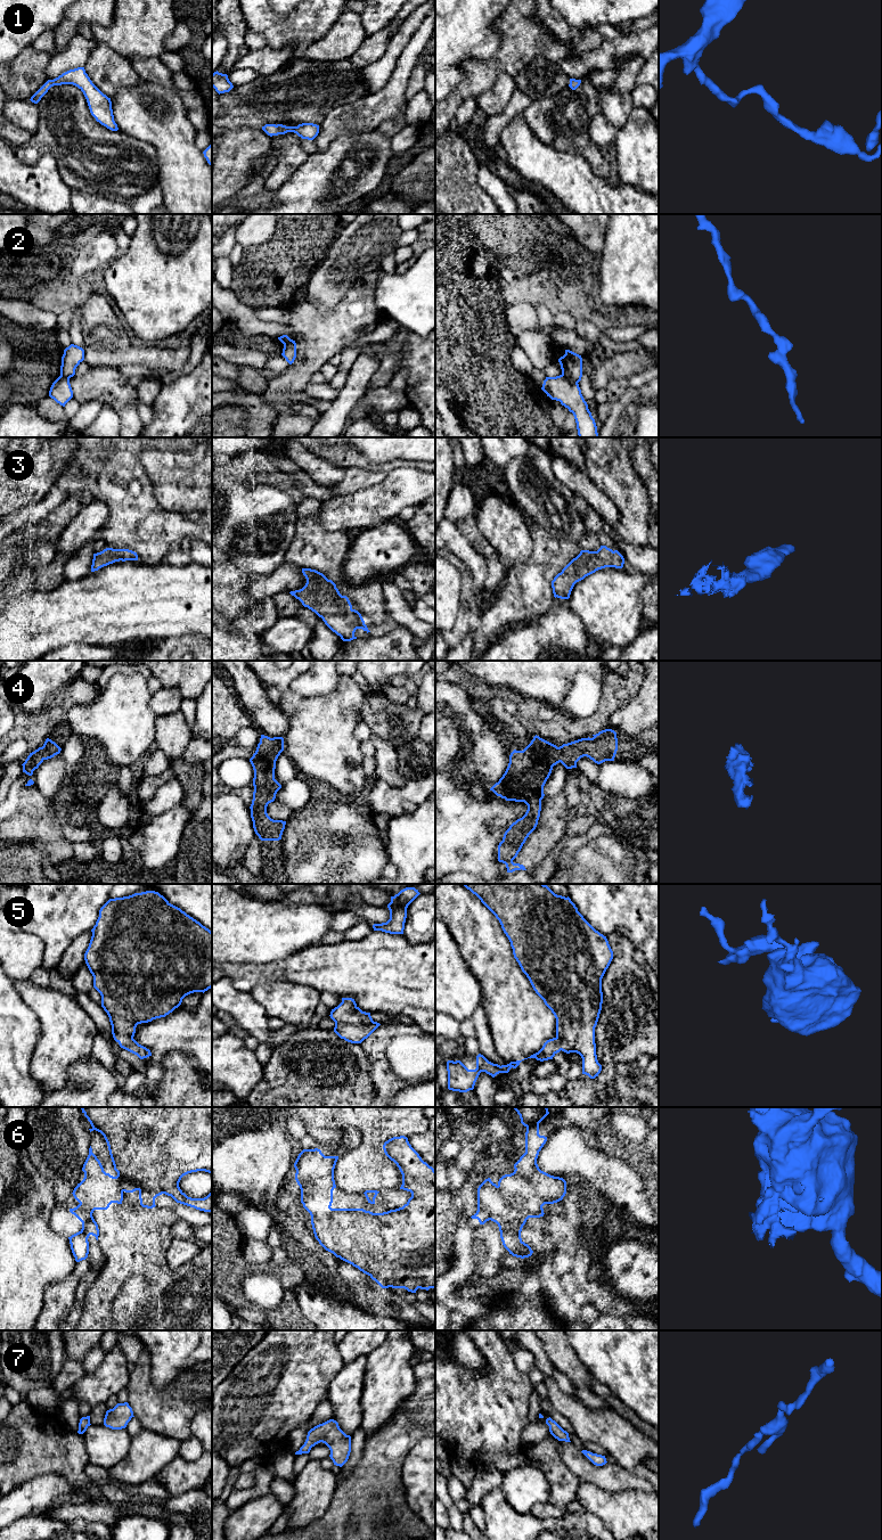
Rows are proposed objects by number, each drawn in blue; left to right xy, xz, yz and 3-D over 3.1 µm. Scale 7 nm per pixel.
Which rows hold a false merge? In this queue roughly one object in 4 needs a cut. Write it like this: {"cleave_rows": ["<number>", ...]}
{"cleave_rows": ["2", "6"]}

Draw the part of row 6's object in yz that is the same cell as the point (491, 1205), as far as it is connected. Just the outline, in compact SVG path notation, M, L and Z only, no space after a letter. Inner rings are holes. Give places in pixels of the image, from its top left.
M488 1178L477 1188L477 1211L471 1218L477 1219L480 1224L489 1220L496 1222L504 1247L513 1256L524 1259L531 1256L533 1251L522 1240L522 1228L529 1218L540 1218L544 1214L544 1209L531 1213L514 1202L508 1202L498 1186Z

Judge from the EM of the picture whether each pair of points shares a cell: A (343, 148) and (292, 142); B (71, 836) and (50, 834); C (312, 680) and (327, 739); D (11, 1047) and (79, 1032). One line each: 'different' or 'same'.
A: different
B: different
C: different
D: different

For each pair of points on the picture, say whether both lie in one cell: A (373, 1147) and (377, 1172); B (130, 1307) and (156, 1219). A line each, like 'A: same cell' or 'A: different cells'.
A: same cell
B: same cell

